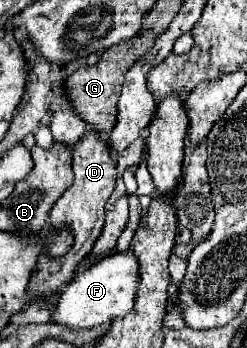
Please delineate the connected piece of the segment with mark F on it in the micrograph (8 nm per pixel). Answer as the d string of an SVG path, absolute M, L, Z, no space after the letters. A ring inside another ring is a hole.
M130 250L116 252L108 258L102 258L98 264L90 266L88 270L76 272L74 280L62 292L54 322L66 324L70 328L94 328L102 322L112 322L114 318L126 316L136 304L136 288L140 284L140 266L136 256Z

